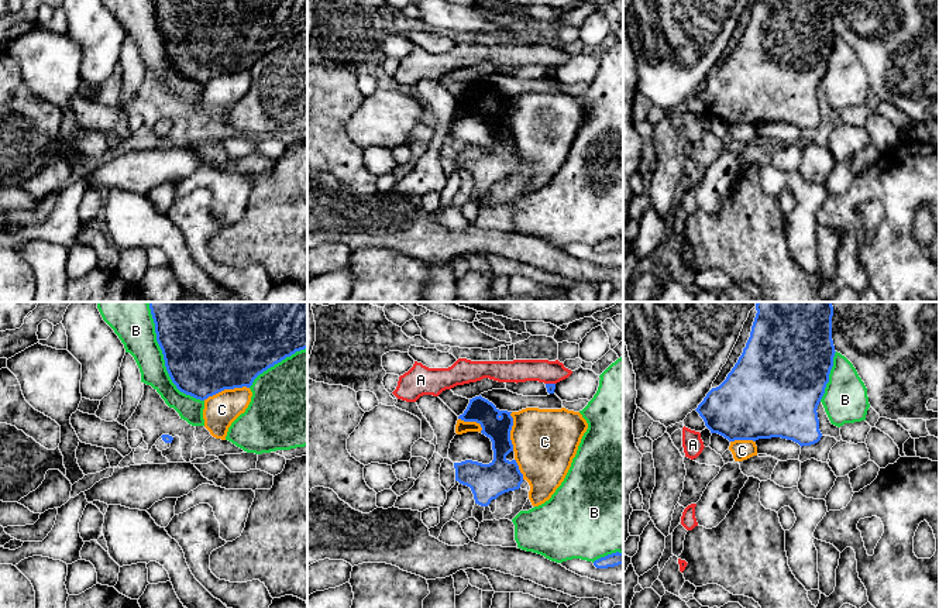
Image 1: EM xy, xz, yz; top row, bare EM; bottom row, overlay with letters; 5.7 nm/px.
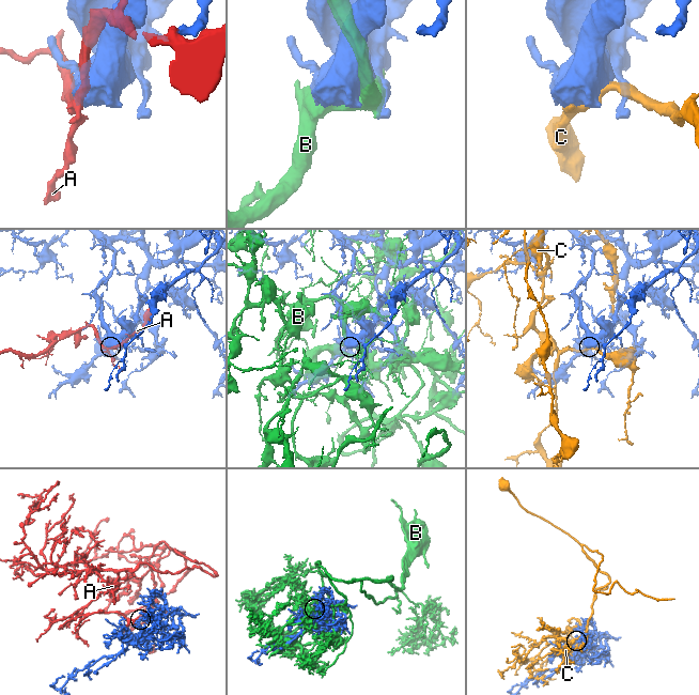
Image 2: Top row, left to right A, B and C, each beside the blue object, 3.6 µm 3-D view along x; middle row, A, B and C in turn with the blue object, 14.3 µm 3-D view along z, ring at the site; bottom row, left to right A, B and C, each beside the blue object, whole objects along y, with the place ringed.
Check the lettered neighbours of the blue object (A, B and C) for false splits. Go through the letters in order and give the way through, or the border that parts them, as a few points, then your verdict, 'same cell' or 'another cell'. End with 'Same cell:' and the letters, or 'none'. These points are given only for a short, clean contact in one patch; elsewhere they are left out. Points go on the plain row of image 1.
A: another cell
B: another cell
C: another cell
Same cell: none

